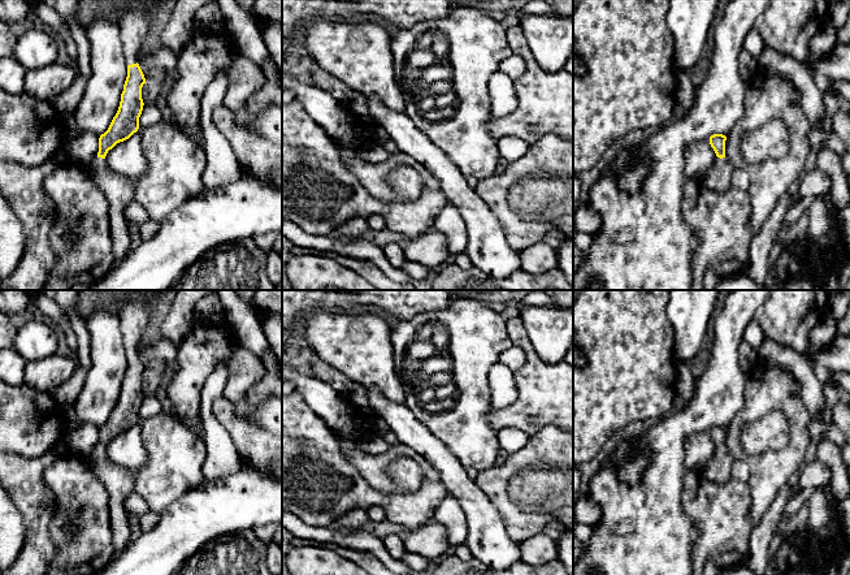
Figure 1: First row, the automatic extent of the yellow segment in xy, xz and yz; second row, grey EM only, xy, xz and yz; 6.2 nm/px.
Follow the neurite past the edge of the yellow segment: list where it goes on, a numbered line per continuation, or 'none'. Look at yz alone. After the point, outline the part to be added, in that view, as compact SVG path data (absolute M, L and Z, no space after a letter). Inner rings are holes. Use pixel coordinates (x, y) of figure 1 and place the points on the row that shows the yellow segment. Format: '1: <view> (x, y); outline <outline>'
1: yz (719, 177); outline M716 157L715 164L704 176L706 185L717 191L727 191L732 186L732 169L725 157Z

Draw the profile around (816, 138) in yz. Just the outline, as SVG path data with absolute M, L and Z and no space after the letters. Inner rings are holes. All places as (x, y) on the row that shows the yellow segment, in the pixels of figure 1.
M812 129L808 134L811 148L818 151L823 144L837 152L840 156L846 154L844 142L833 133L824 133L818 129Z

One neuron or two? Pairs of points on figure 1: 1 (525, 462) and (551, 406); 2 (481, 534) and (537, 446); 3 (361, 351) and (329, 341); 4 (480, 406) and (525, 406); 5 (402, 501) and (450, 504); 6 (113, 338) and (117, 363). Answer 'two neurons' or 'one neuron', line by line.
1: two neurons
2: two neurons
3: one neuron
4: two neurons
5: two neurons
6: one neuron

